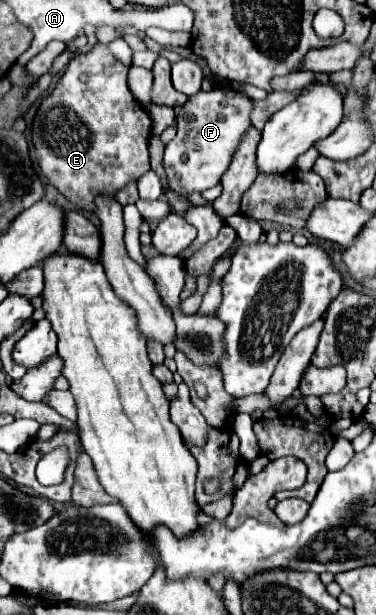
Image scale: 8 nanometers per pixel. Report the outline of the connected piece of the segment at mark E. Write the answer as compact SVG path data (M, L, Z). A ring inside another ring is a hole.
M96 43L92 51L76 55L68 63L54 91L42 99L32 121L32 143L42 175L58 189L60 195L86 213L94 213L94 201L98 195L112 197L128 181L136 181L150 169L148 141L152 137L152 119L128 89L128 69L130 67L124 67L112 53L108 53L106 45ZM82 73L88 75L86 81L80 81Z

